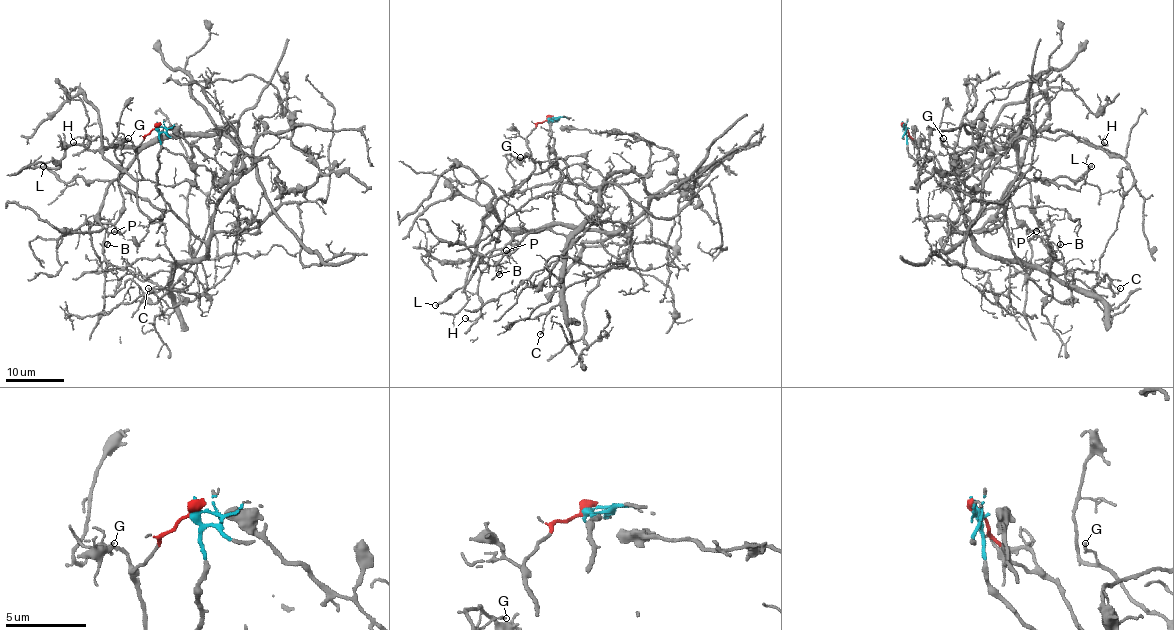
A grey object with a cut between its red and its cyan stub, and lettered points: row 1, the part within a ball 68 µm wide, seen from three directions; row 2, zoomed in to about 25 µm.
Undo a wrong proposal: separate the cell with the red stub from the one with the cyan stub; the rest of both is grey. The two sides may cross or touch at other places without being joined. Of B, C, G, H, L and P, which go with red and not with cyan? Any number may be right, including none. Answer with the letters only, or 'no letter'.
G, H, L, P

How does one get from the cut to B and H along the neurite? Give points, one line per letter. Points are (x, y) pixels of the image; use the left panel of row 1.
B: (156, 126), (156, 189), (206, 254), (116, 267), (105, 257), (106, 244)
H: (156, 126), (134, 150), (141, 179), (103, 155), (109, 145), (103, 136), (87, 135), (89, 145), (74, 142)

